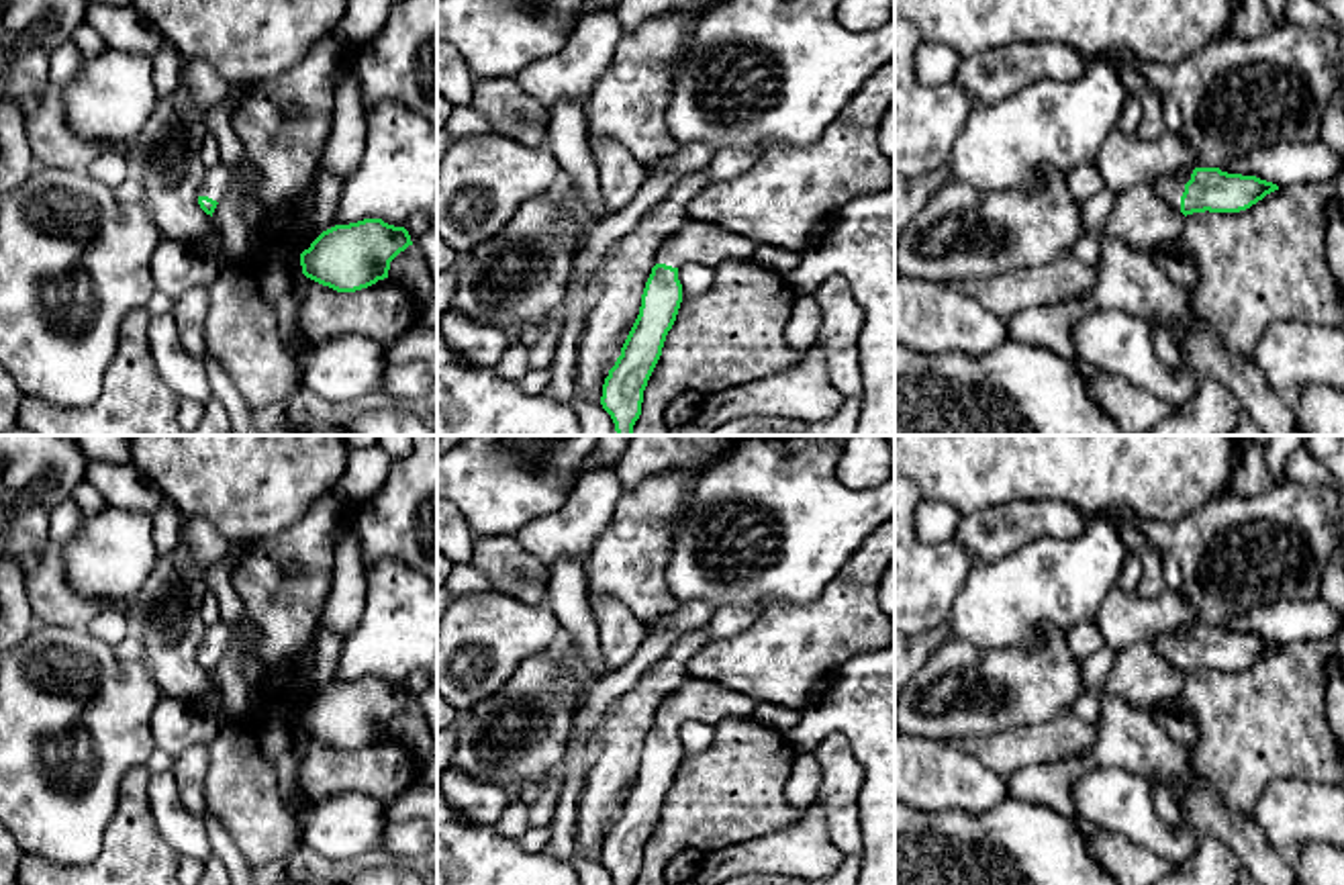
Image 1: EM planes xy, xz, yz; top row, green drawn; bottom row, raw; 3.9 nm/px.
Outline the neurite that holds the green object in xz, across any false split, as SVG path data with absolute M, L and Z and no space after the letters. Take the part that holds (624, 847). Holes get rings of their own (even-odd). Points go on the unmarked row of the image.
M686 677L662 703L641 752L639 773L603 842L601 863L615 885L633 885L641 873L643 848L682 760L678 726L752 717L754 707L754 699L697 677Z

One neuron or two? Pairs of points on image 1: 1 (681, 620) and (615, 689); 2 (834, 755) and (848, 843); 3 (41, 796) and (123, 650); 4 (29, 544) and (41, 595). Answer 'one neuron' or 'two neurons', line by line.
1: two neurons
2: one neuron
3: two neurons
4: two neurons

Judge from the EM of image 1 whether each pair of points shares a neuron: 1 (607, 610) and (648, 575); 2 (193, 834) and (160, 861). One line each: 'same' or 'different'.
1: different
2: different

